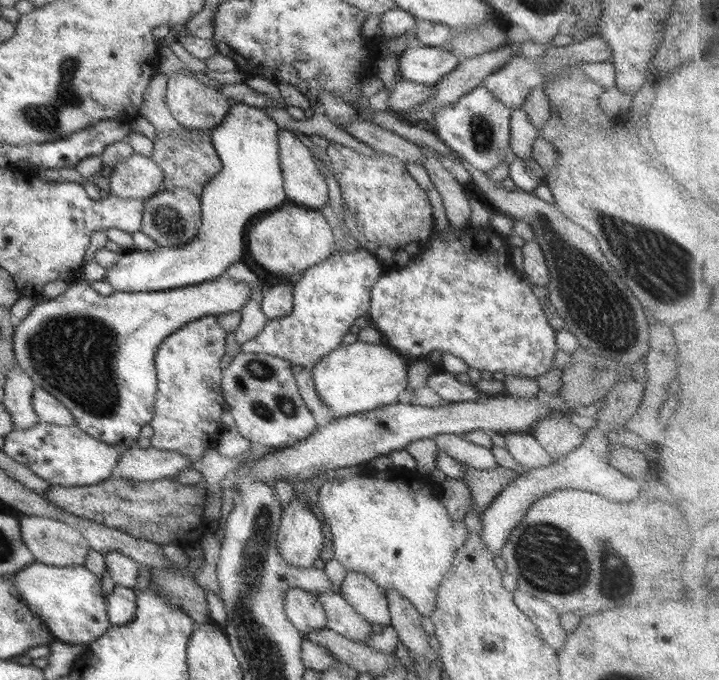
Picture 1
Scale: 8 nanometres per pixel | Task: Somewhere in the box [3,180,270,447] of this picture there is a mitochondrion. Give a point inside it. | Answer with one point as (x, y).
(74, 354)

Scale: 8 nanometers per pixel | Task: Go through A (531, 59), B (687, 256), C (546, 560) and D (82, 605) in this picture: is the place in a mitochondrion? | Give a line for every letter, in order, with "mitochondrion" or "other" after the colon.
A: other
B: mitochondrion
C: mitochondrion
D: other

